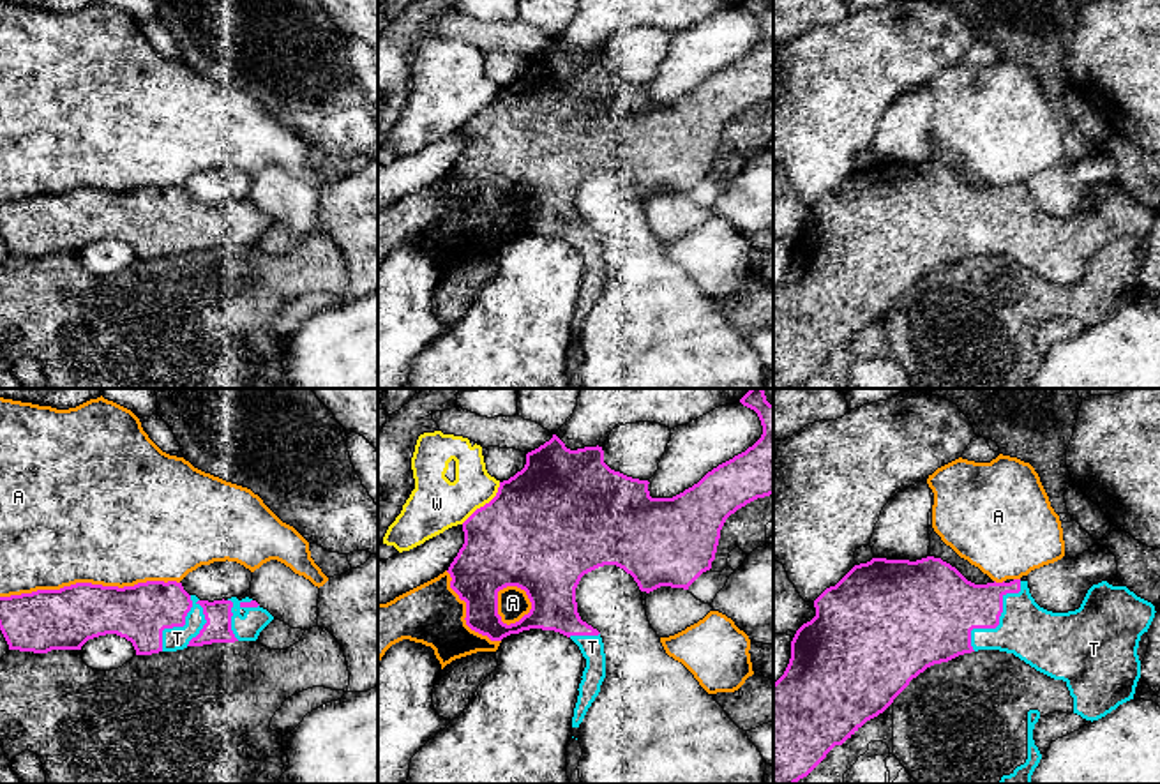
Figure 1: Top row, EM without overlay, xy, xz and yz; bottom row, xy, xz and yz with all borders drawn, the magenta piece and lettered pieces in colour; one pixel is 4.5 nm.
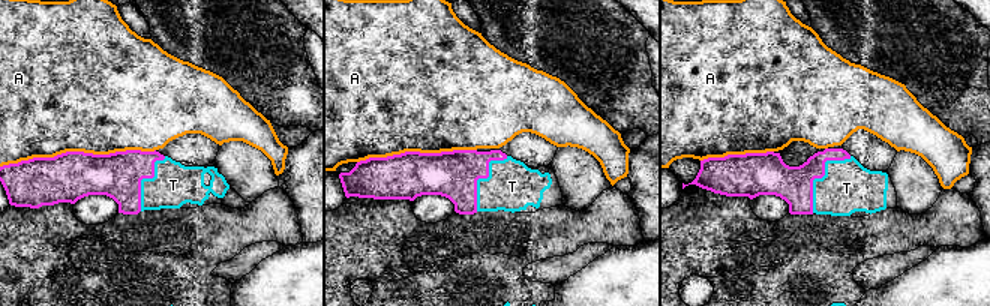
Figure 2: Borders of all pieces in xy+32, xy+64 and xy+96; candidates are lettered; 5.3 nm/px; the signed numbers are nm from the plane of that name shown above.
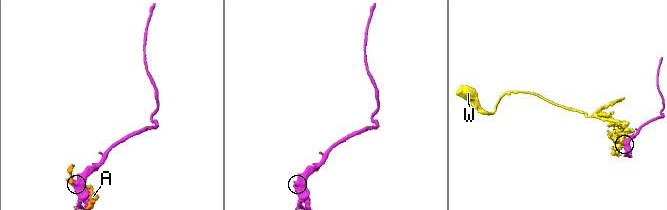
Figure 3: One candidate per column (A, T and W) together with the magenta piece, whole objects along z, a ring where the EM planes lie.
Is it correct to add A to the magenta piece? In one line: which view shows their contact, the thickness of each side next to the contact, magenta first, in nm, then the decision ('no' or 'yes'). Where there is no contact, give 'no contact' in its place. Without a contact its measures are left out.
meets magenta in xy; 280 nm thick on the magenta side, 500 nm on the other; no

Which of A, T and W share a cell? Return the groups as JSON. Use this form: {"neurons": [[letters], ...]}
{"neurons": [["A"], ["T"], ["W"]]}

